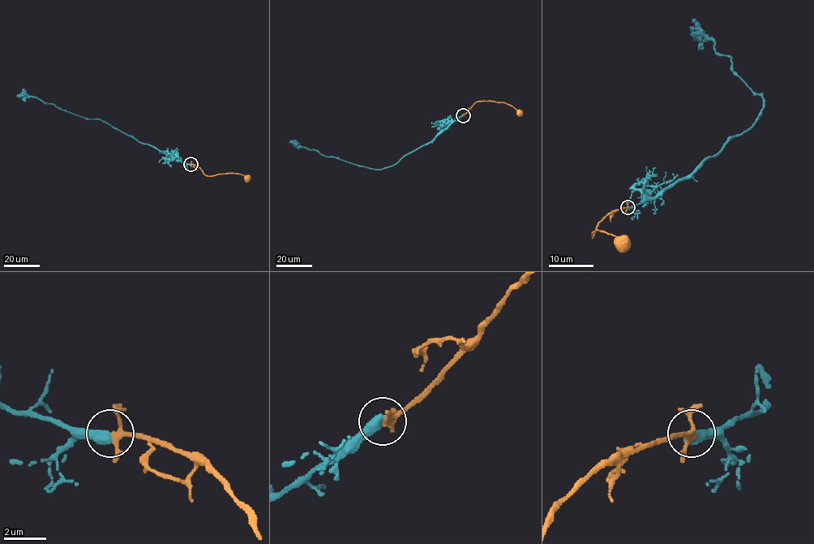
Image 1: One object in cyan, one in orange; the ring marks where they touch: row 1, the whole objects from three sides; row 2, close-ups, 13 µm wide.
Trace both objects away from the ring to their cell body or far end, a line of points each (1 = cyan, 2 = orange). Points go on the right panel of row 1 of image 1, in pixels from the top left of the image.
1: (627, 207), (685, 179), (749, 129), (764, 105), (732, 71), (731, 57), (695, 36)
2: (627, 207), (612, 211), (596, 229), (593, 238), (592, 233), (596, 230), (604, 231), (618, 238), (622, 243)

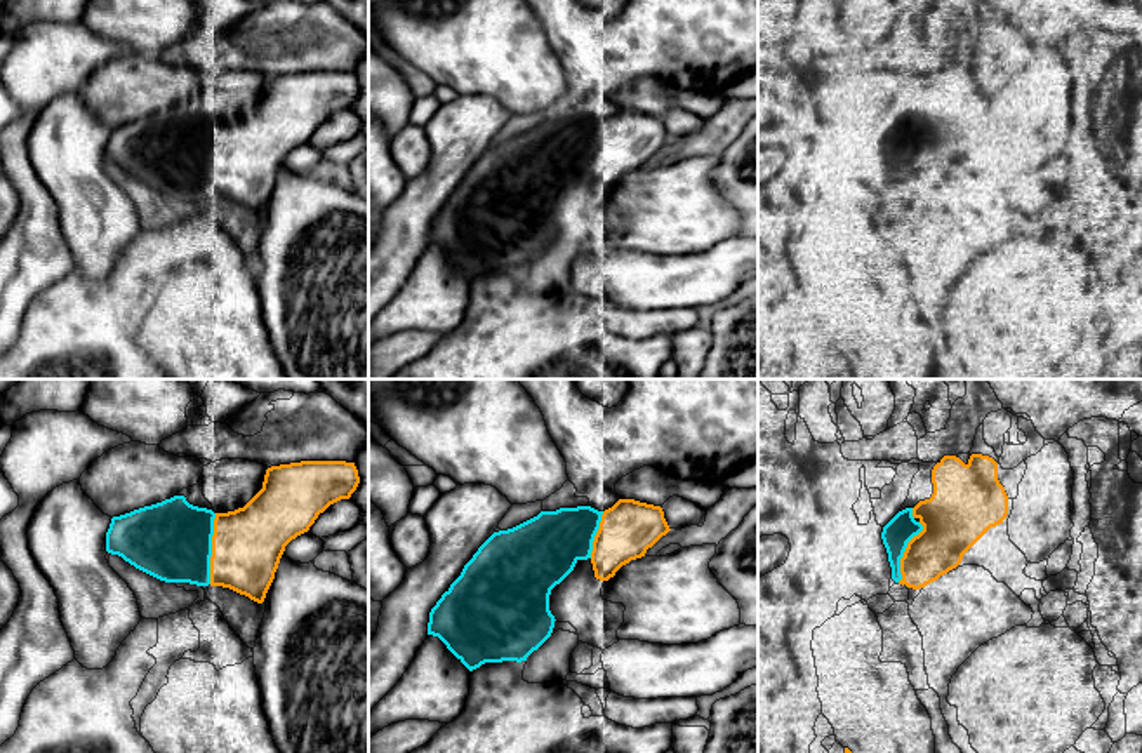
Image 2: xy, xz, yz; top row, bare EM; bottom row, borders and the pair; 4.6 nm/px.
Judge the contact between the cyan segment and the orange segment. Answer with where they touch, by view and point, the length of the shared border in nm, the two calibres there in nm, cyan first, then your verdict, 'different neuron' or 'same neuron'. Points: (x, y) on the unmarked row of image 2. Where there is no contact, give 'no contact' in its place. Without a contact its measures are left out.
xy (211, 159) | 320 nm | 360/320 nm | same neuron

